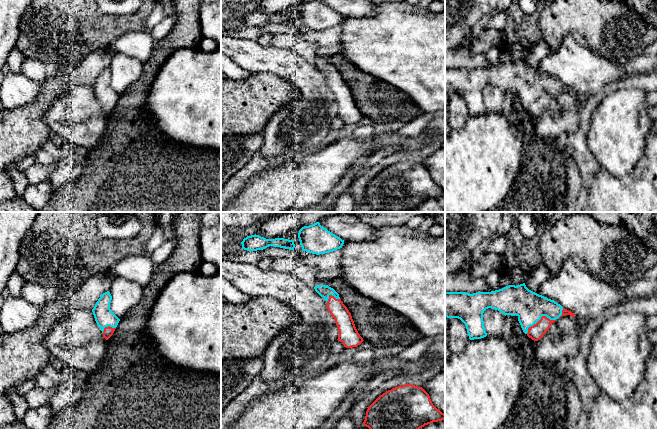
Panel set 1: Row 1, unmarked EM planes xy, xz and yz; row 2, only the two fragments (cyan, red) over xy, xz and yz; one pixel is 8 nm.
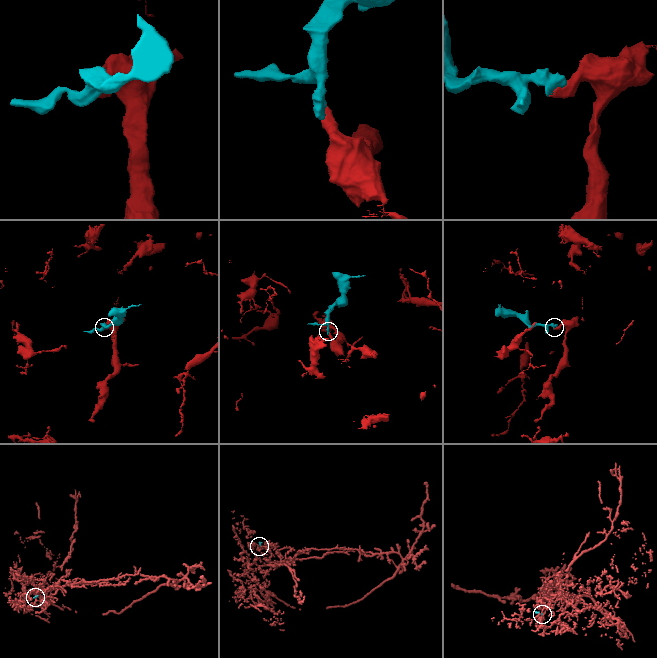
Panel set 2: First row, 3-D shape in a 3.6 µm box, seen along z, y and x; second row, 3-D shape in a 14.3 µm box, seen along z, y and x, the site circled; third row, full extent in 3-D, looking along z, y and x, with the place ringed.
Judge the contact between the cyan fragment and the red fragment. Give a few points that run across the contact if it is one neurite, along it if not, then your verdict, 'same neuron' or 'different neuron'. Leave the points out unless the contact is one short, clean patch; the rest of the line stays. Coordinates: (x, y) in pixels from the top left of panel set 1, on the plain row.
line yz (529, 82), (539, 95), (535, 99), (535, 108); same neuron

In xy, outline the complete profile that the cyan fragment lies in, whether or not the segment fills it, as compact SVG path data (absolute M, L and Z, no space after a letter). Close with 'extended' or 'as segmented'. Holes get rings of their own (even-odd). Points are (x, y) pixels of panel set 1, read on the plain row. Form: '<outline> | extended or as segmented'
M109 67L103 69L92 85L95 97L100 103L103 113L108 116L114 109L120 95L111 87L112 72Z | extended

